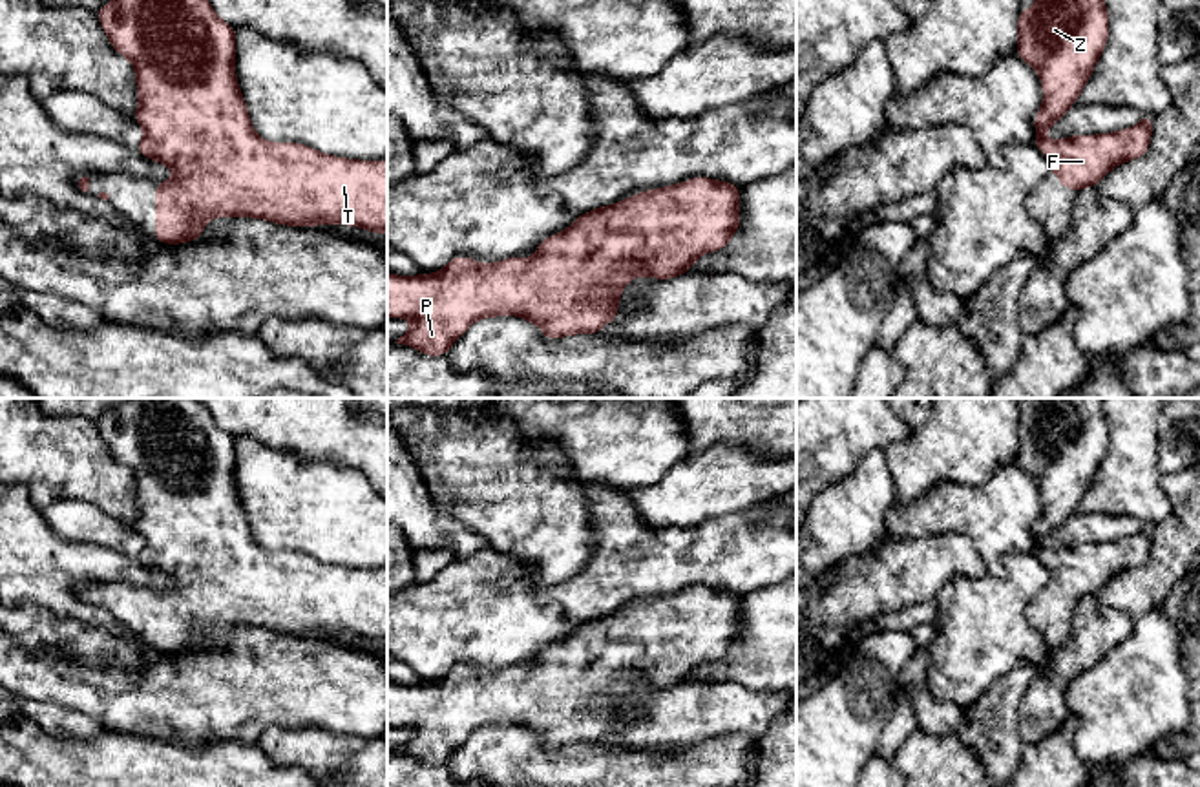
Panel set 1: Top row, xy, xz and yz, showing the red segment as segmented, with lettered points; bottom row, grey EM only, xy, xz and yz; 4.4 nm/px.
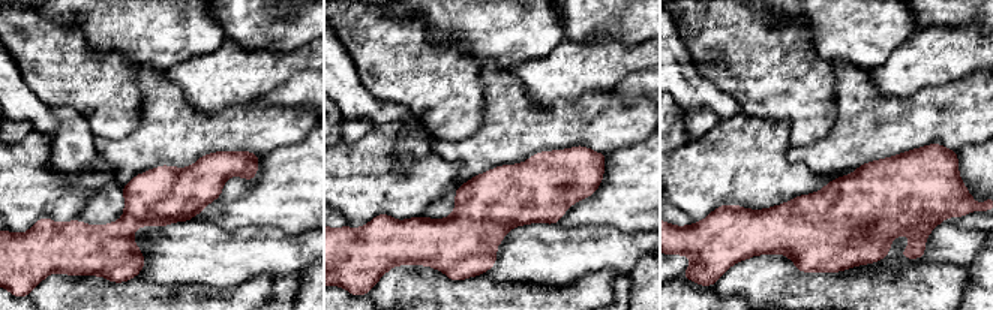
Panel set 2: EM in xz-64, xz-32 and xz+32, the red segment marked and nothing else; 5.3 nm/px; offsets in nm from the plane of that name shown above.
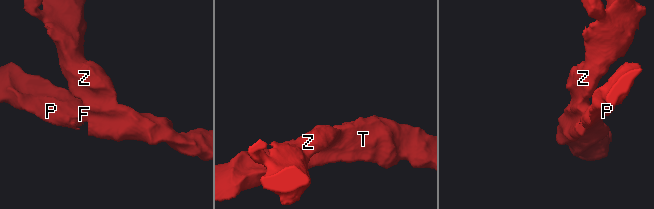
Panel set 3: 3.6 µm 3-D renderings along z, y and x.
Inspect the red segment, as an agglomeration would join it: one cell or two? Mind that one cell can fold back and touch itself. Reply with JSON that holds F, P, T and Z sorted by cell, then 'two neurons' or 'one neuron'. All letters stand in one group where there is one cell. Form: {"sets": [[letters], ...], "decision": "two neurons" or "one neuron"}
{"sets": [["F", "P", "T", "Z"]], "decision": "one neuron"}

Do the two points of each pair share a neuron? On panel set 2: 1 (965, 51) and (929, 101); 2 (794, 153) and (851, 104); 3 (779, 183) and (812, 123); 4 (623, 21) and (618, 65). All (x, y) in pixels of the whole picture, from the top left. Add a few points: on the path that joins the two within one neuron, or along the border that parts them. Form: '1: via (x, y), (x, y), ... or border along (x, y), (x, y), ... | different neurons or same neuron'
1: border along (972, 72), (953, 83), (927, 86), (906, 98) | different neurons
2: via (813, 153), (821, 153), (851, 123) | same neuron
3: border along (768, 119), (788, 123), (789, 143), (792, 146) | different neurons
4: border along (587, 39), (609, 36), (623, 44), (644, 42) | different neurons

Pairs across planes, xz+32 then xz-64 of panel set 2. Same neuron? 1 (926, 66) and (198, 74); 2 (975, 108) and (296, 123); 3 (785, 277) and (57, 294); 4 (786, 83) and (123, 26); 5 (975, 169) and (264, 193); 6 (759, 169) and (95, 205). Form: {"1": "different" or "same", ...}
{"1": "same", "2": "same", "3": "same", "4": "different", "5": "same", "6": "different"}

